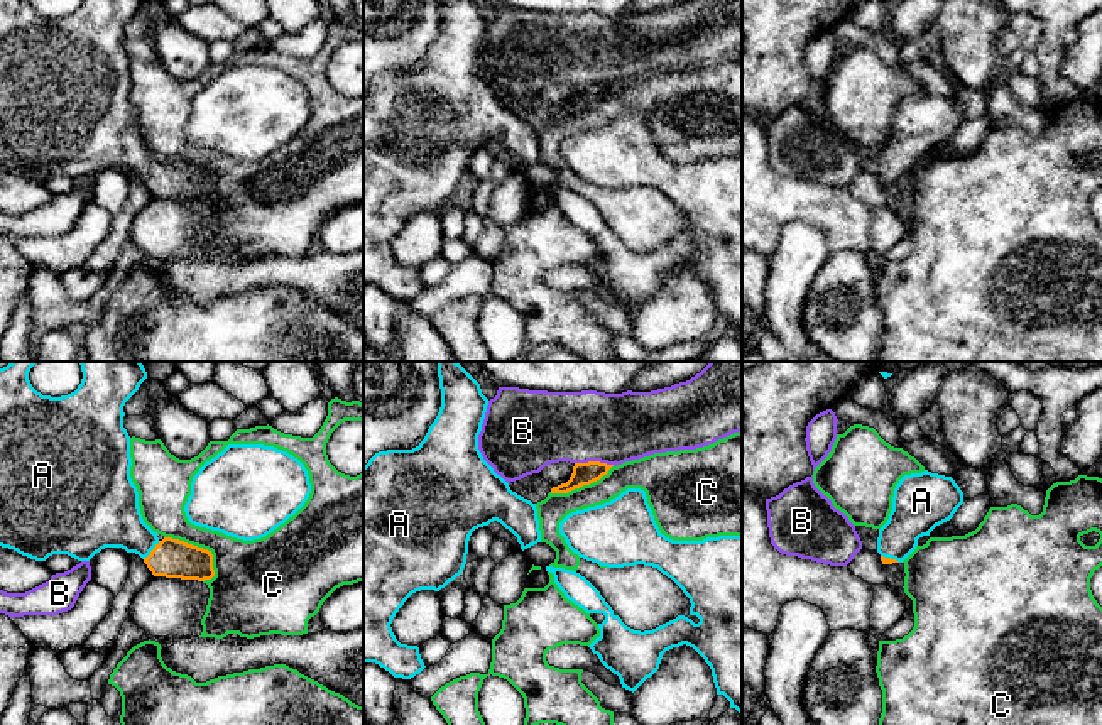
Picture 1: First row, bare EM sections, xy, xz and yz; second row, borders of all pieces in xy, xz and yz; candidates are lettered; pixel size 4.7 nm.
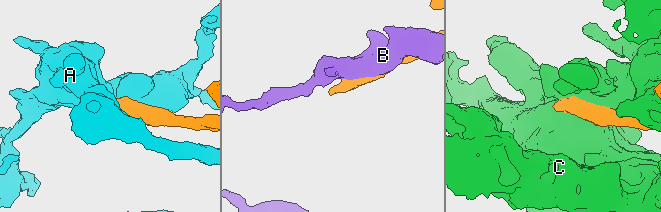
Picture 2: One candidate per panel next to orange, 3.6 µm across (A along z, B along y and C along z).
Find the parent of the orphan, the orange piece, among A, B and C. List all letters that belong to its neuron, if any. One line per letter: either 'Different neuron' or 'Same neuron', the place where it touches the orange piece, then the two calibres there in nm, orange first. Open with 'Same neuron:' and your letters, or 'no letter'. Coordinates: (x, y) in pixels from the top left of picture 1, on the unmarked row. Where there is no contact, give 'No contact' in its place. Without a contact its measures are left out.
Same neuron: A
A: Same neuron. Touches orange at xy (151, 173). Thickness 190 nm (orange) against 280 nm
B: Different neuron. Touches orange at xz (595, 83). Thickness 110 nm (orange) against 340 nm
C: Different neuron. Touches orange at xy (196, 168). Thickness 190 nm (orange) against 280 nm

